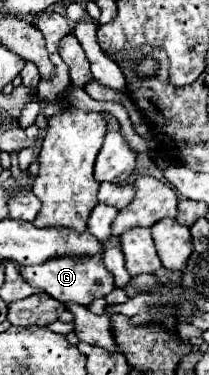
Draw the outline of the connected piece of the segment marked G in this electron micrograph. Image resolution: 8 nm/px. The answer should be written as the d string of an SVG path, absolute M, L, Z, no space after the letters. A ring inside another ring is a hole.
M102 253L96 255L84 255L84 259L74 255L60 255L52 257L46 263L32 265L32 267L20 267L22 277L36 289L46 291L54 299L62 303L76 303L76 305L88 305L96 297L106 297L114 289L114 275L104 267Z

